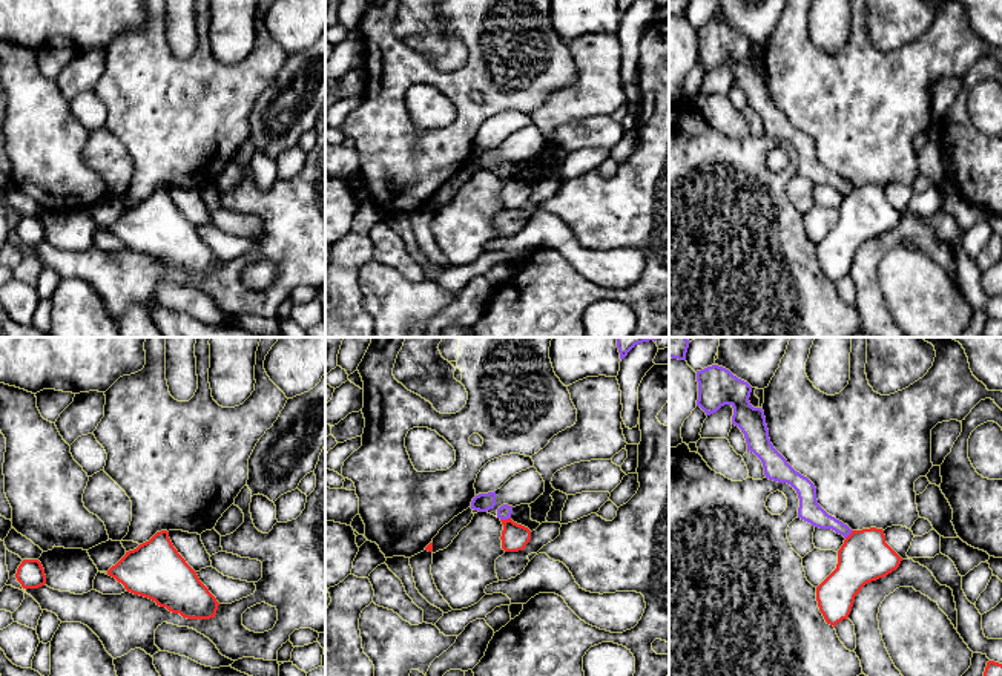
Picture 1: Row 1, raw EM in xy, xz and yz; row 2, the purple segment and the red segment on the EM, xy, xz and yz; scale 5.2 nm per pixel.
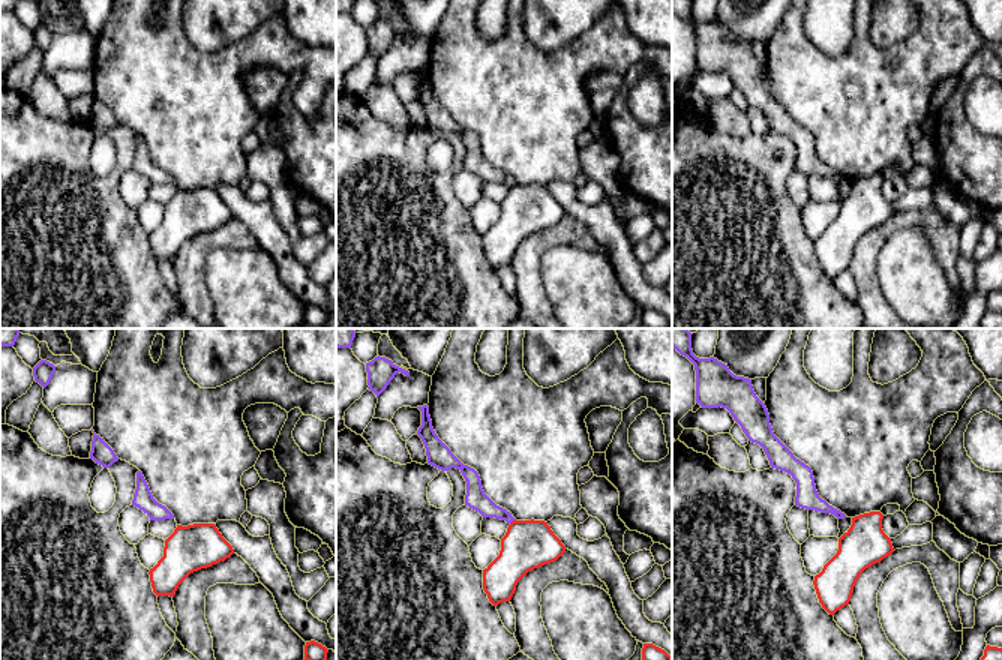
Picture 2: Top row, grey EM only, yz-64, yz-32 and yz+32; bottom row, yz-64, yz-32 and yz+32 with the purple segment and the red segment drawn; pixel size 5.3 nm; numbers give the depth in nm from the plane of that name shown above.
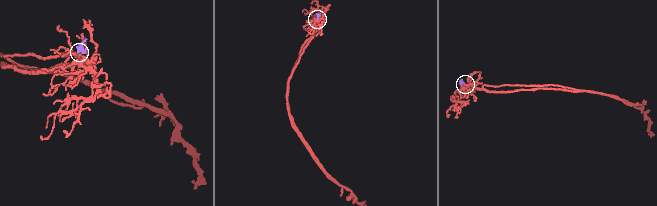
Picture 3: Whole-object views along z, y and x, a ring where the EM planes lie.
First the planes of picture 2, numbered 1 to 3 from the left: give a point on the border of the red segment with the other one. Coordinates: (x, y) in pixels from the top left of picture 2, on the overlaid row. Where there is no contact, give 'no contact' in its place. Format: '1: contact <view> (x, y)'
1: no contact
2: contact yz-32 (512, 521)
3: no contact

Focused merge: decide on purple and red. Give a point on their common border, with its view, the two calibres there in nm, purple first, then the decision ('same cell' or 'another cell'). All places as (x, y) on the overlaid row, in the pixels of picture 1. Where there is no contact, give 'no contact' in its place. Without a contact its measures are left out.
contact xz (505, 518); calibres 80 and 140 nm; another cell

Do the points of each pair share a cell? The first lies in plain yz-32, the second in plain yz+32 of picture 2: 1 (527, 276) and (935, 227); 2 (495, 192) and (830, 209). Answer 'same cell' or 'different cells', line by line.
1: same cell
2: different cells

